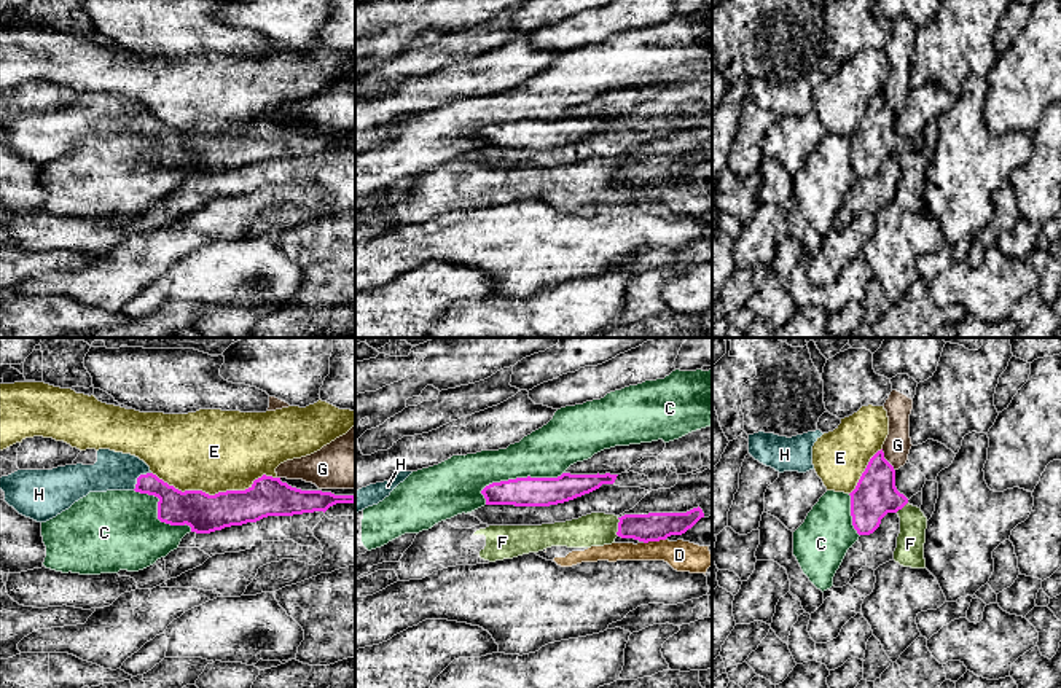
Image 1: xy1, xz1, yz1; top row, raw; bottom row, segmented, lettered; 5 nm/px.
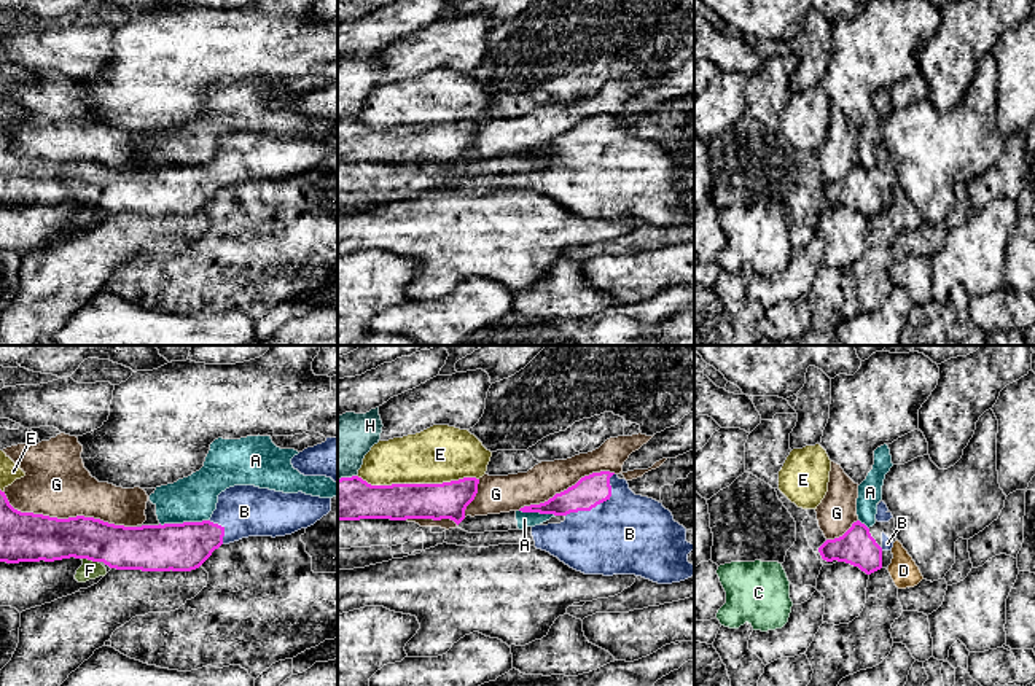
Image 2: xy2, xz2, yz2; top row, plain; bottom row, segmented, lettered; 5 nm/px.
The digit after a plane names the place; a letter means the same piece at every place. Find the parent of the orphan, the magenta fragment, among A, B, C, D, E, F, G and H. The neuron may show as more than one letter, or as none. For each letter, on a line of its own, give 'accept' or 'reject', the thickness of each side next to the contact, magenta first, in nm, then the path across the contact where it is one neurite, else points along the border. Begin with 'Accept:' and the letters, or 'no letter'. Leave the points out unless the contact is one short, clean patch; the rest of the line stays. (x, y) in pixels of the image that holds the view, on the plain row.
Accept: B
A: reject; calibres 240 and 240 nm; border xy2 (207, 163), (160, 167)
B: accept; calibres 160 and 400 nm
C: reject; calibres 140 and 260 nm
D: reject; calibres 140 and 160 nm
E: reject; calibres 200 and 420 nm
F: reject; calibres 140 and 170 nm
G: reject; calibres 260 and 320 nm
H: reject; calibres 170 and 190 nm

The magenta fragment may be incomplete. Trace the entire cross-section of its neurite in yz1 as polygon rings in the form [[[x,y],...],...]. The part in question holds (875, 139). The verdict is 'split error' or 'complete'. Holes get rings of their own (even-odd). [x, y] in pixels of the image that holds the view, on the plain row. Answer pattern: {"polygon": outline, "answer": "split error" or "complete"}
{"polygon": [[[883,92],[868,105],[851,139],[852,169],[859,178],[873,177],[887,156],[902,153],[908,142],[895,131],[895,113]]], "answer": "complete"}

